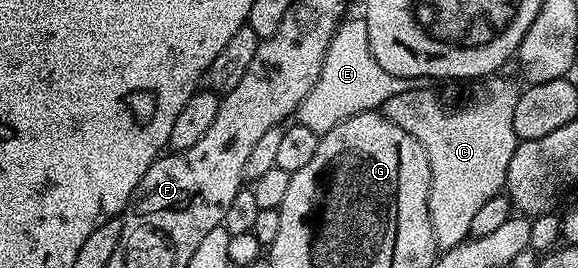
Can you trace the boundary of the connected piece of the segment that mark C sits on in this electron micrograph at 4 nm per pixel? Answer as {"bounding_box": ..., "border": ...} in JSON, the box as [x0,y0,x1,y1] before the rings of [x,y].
{"bounding_box":[380,76,520,252],"border":[[[502,76],[491,77],[485,83],[487,86],[483,94],[476,95],[467,106],[458,106],[455,110],[449,110],[432,91],[417,90],[417,88],[392,96],[380,107],[380,113],[388,121],[404,128],[404,132],[416,136],[424,152],[428,152],[432,172],[428,216],[432,220],[432,236],[436,240],[439,251],[442,252],[456,248],[470,237],[475,213],[487,200],[492,200],[492,196],[503,193],[506,185],[506,173],[520,141],[512,128],[512,112],[516,108],[520,86],[517,86],[510,78],[498,77]]]}

